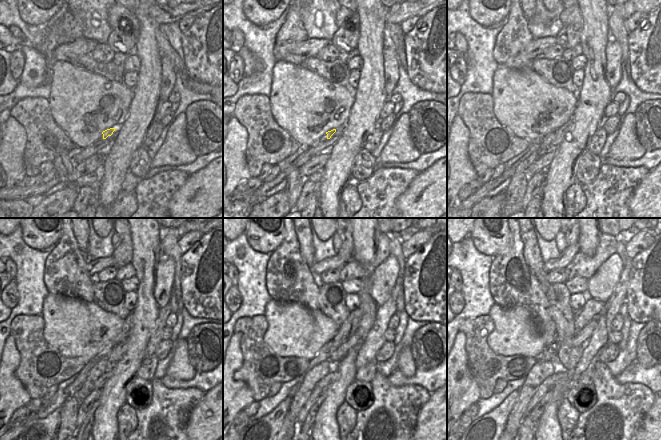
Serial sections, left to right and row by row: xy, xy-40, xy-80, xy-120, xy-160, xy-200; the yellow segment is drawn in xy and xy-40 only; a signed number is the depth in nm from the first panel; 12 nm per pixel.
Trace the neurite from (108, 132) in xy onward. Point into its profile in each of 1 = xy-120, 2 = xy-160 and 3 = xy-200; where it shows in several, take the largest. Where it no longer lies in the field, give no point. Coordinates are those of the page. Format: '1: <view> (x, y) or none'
1: xy-120 (98, 369)
2: xy-160 (311, 378)
3: xy-200 (541, 370)

